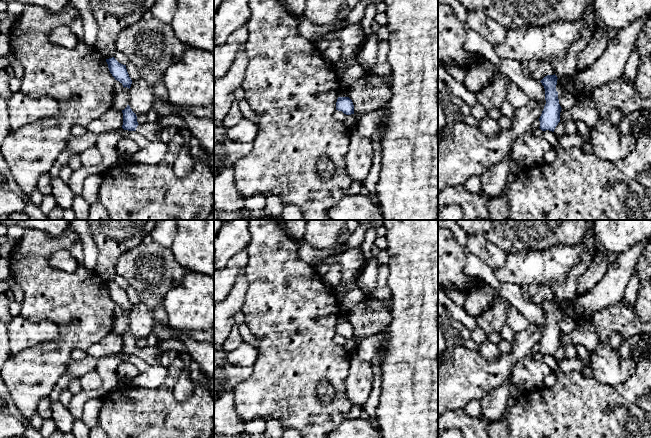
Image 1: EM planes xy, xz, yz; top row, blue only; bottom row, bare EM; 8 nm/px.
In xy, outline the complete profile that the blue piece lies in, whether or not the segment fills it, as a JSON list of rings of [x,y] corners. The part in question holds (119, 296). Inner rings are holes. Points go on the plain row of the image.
[[[114,281],[106,283],[108,292],[115,304],[119,305],[123,311],[130,313],[132,304],[126,293],[126,289],[119,287]]]

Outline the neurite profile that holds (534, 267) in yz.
[[[559,244],[547,250],[529,250],[508,253],[504,265],[495,271],[500,282],[522,285],[545,285],[550,282],[564,282],[570,270],[577,266],[584,252],[583,244]]]

